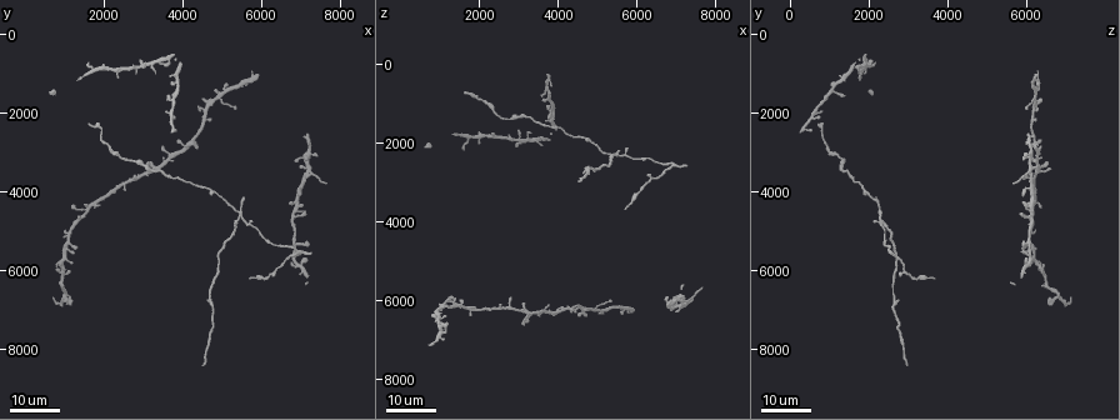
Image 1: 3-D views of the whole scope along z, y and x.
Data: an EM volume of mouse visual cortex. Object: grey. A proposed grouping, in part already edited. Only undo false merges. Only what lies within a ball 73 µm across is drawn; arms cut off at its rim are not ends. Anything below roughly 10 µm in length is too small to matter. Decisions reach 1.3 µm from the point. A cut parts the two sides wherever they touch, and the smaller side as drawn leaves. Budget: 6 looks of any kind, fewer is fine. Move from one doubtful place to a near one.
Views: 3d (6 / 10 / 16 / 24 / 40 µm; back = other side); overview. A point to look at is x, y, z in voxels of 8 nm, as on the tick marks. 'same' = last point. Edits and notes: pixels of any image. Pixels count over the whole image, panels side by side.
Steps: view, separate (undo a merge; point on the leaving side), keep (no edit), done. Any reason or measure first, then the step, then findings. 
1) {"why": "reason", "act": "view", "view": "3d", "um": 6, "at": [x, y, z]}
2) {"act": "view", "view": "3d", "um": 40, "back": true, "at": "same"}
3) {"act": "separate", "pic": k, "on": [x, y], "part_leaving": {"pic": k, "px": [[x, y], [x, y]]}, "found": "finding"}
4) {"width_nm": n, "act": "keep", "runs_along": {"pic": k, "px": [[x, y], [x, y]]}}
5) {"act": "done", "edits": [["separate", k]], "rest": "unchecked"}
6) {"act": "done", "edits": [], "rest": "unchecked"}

{"why": "thick turns thin", "act": "view", "view": "3d", "um": 16, "at": [6150, 5250, 2450]}

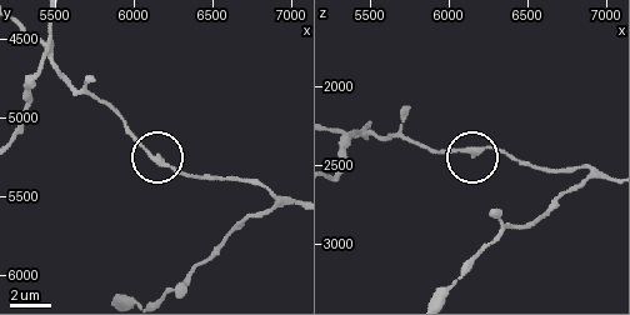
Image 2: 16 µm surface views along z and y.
{"act": "view", "view": "3d", "um": 6, "at": [6220, 5300, 2400]}

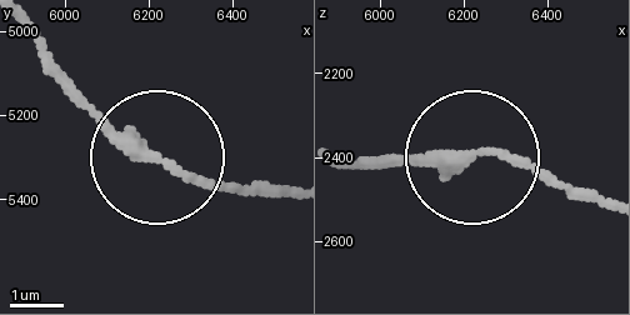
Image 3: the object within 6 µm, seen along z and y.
{"act": "view", "view": "3d", "um": 6, "back": true, "at": [6210, 5310, 2405]}

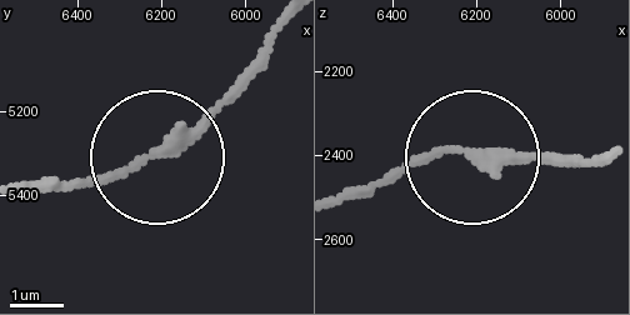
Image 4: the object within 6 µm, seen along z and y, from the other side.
{"width_nm": 220, "act": "keep", "runs_along": {"pic": 4, "px": [[341, 201], [449, 153], [579, 153]]}, "found": "continuous, no second neuron"}

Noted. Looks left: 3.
{"why": "four-way junction", "act": "view", "view": "3d", "um": 16, "at": [5450, 4550, 2300]}

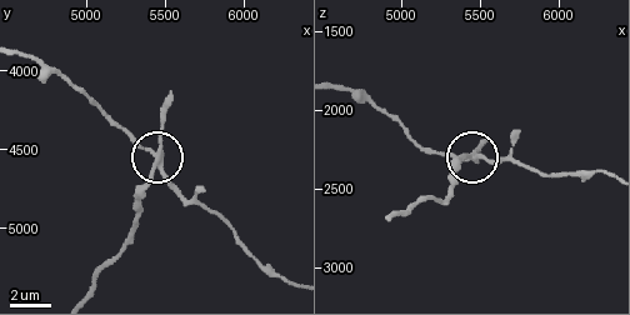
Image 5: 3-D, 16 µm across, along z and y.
{"why": "closer look", "act": "view", "view": "3d", "um": 6, "at": [5460, 4580, 2300]}

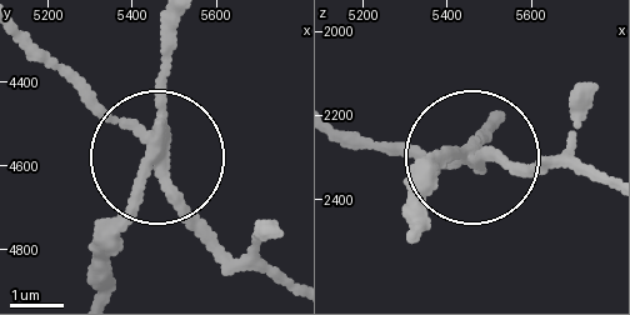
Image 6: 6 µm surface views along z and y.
{"width_nm": 230, "act": "separate", "pic": 6, "on": [129, 221], "part_leaving": {"pic": 6, "px": [[159, 155], [105, 285]]}, "found": "a second neuron is stuck on"}

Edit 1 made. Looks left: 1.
{"act": "done", "edits": [["separate", 6]], "rest": "unchecked"}

